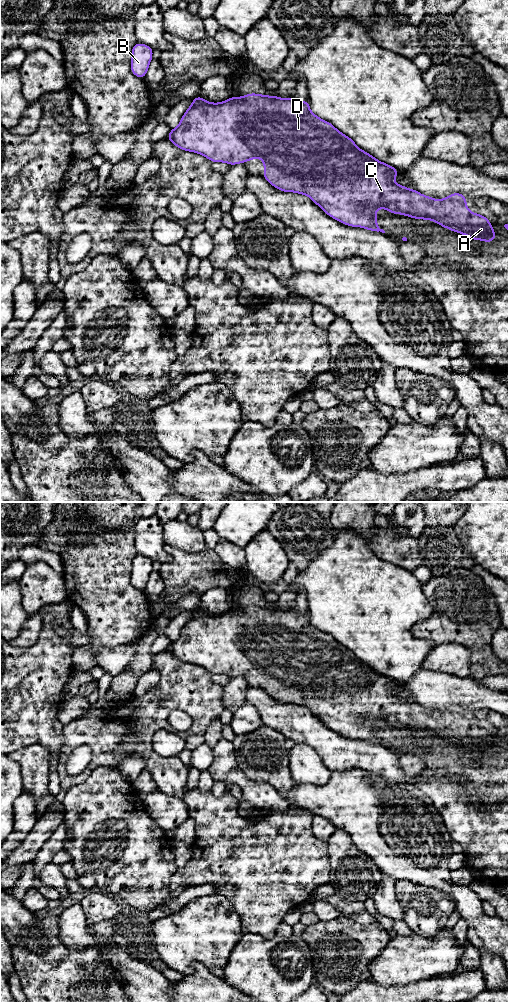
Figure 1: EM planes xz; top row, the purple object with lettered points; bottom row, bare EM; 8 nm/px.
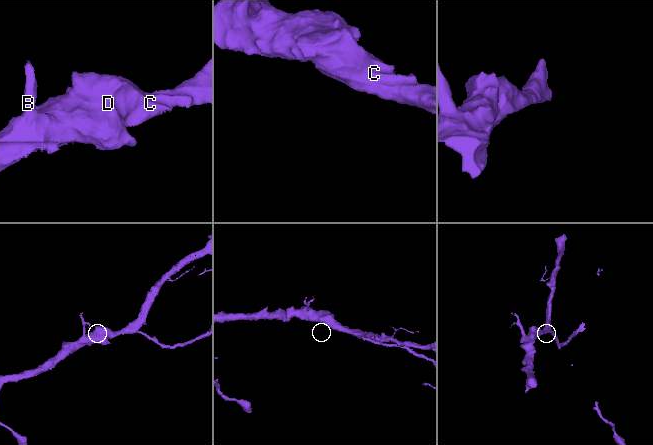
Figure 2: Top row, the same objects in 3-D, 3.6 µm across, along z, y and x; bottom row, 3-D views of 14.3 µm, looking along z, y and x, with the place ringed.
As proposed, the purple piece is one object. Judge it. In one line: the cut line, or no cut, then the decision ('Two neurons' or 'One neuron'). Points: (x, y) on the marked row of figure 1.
No split. One neuron

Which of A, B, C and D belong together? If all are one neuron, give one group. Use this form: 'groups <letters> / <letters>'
groups A B C D

